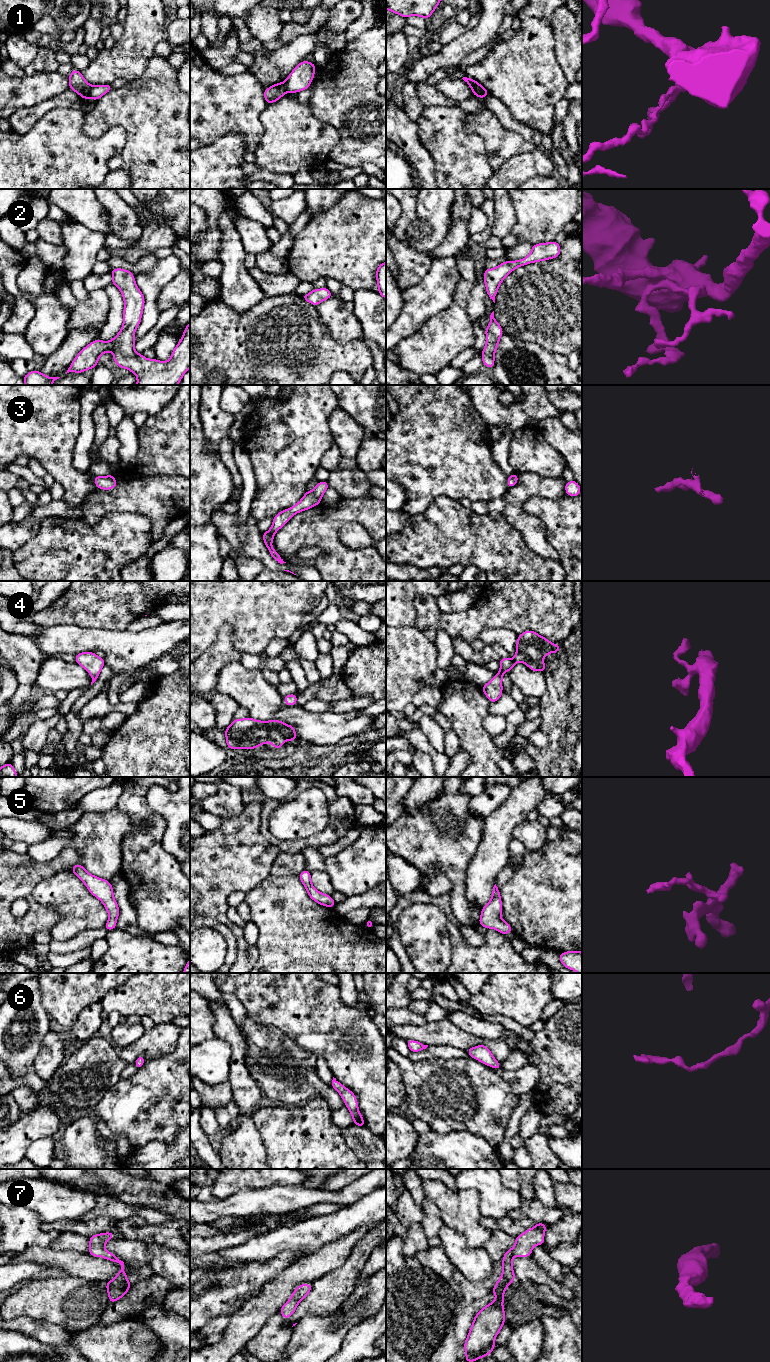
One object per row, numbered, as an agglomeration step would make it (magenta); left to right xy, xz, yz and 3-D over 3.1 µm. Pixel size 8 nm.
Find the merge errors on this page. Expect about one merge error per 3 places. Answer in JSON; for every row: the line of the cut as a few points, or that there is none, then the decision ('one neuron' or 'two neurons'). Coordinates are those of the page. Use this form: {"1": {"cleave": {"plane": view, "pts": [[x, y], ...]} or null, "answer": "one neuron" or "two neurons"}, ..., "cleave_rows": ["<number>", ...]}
{"1": {"cleave": {"plane": "xy", "pts": [[91, 86], [88, 97]]}, "answer": "two neurons"}, "2": {"cleave": null, "answer": "one neuron"}, "3": {"cleave": null, "answer": "one neuron"}, "4": {"cleave": null, "answer": "one neuron"}, "5": {"cleave": null, "answer": "one neuron"}, "6": {"cleave": null, "answer": "one neuron"}, "7": {"cleave": null, "answer": "one neuron"}, "cleave_rows": ["1"]}

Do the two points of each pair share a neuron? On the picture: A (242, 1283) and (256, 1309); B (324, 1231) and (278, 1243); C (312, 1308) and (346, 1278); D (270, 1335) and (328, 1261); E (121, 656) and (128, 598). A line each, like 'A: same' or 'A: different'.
A: different
B: same
C: same
D: different
E: different

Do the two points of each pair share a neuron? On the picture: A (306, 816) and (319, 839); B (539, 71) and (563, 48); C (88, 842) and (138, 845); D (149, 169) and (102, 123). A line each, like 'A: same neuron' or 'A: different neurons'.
A: different neurons
B: different neurons
C: different neurons
D: same neuron

